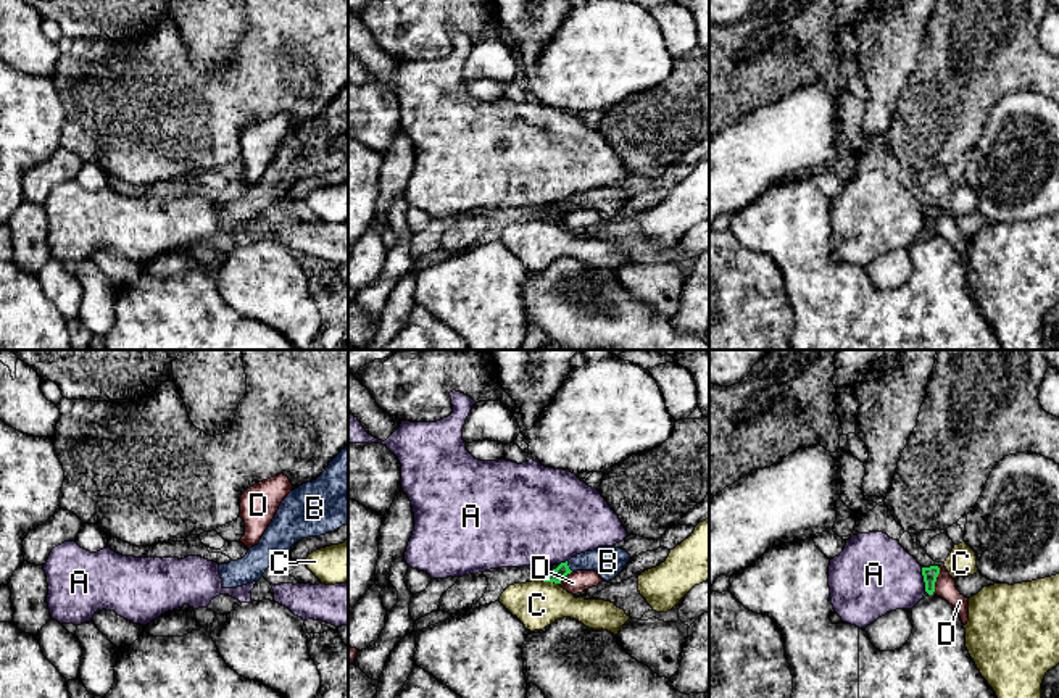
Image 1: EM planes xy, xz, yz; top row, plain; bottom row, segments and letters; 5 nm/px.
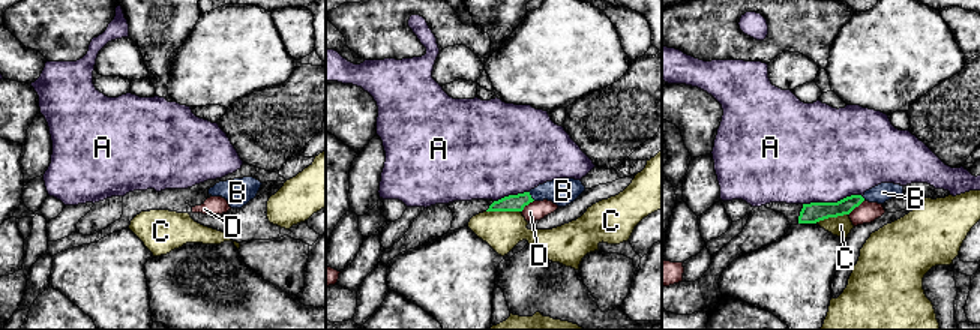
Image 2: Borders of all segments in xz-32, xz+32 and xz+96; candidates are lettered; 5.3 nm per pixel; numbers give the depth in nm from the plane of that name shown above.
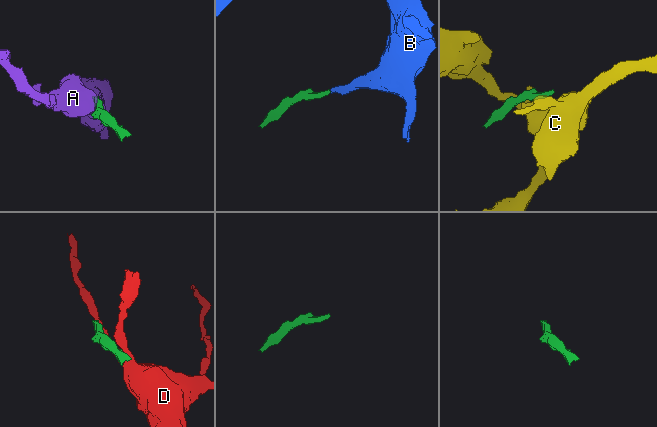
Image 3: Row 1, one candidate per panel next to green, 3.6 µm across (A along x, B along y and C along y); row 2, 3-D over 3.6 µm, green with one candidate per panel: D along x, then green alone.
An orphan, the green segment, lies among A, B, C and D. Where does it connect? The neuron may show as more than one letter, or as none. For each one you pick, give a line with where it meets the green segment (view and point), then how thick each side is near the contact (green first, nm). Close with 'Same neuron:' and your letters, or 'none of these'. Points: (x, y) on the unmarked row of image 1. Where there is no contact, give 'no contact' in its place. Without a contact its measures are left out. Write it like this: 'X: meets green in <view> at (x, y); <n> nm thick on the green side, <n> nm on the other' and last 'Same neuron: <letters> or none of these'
B: meets green in xz at (568, 205); 70 nm thick on the green side, 160 nm on the other
Same neuron: B

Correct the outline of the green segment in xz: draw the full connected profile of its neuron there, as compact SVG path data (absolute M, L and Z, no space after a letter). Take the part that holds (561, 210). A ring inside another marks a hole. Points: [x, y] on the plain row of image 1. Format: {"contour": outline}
{"contour": "M598 185L593 190L580 192L543 216L543 221L561 222L561 219L577 210L595 210L606 221L613 219L630 200L630 193L616 185Z"}

